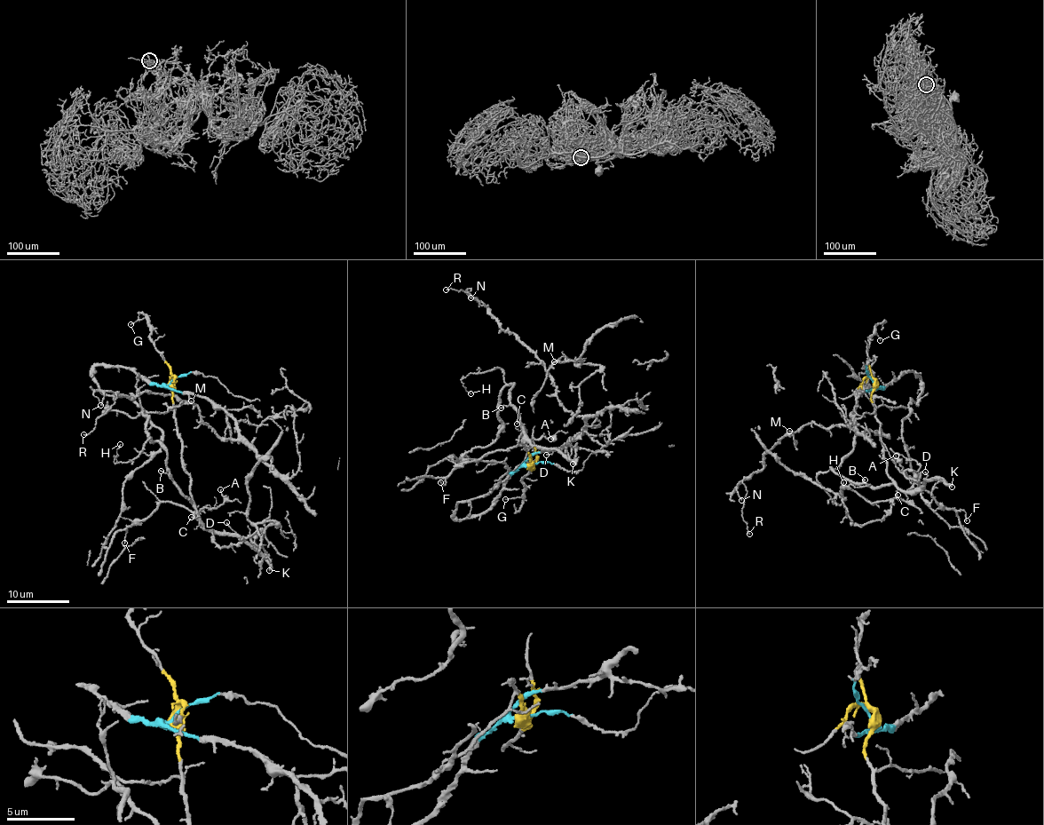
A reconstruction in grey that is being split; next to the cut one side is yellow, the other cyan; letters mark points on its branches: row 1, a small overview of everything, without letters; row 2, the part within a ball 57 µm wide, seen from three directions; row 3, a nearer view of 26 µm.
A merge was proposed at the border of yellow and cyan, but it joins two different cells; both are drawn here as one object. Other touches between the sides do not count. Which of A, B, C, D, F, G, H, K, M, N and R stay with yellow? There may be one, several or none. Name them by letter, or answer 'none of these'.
A, B, C, D, F, G, H, K

